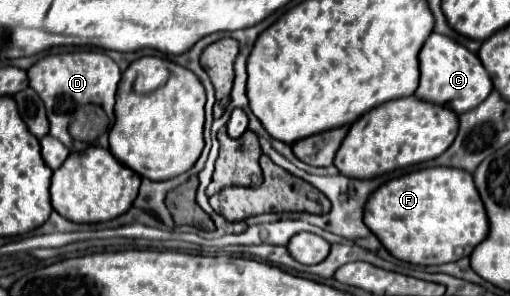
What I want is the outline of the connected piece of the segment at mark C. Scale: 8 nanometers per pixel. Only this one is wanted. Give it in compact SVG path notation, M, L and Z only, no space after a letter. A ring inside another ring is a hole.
M432 32L420 50L420 86L416 96L440 106L448 106L456 114L476 108L492 90L492 80L476 54L456 44L452 38Z

